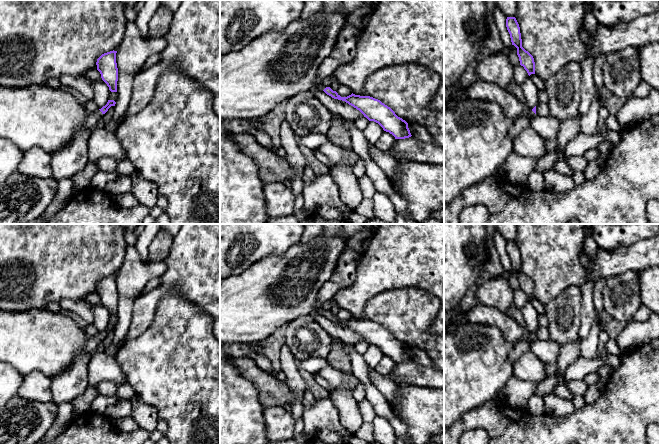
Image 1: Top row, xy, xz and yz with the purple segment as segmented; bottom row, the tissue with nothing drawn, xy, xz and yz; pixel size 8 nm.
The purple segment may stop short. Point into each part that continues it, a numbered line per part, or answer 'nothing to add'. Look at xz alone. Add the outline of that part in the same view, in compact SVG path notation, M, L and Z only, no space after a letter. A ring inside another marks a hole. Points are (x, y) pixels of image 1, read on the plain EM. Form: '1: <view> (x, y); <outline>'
1: xz (272, 292); M322 224L322 227L322 233L311 241L299 241L286 252L265 257L240 274L220 278L220 345L232 343L250 345L261 342L299 316L312 314L314 310L321 314L326 312L323 308L315 307L318 293L332 276L337 260L348 244L347 239L340 235L342 224Z

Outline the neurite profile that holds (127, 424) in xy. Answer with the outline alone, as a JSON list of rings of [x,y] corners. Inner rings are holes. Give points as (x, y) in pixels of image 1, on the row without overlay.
[[[131,416],[121,418],[117,420],[114,424],[116,429],[122,432],[131,432],[138,429],[137,423],[133,420]]]

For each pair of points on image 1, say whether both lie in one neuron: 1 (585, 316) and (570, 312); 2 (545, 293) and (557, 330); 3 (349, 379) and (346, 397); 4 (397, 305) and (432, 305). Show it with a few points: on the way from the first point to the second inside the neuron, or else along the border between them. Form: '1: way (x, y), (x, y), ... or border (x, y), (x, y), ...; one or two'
1: border (582, 291), (578, 336); two
2: border (567, 288), (544, 306); two
3: border (351, 390), (337, 388), (331, 393); two
4: way (406, 305), (423, 305); one

